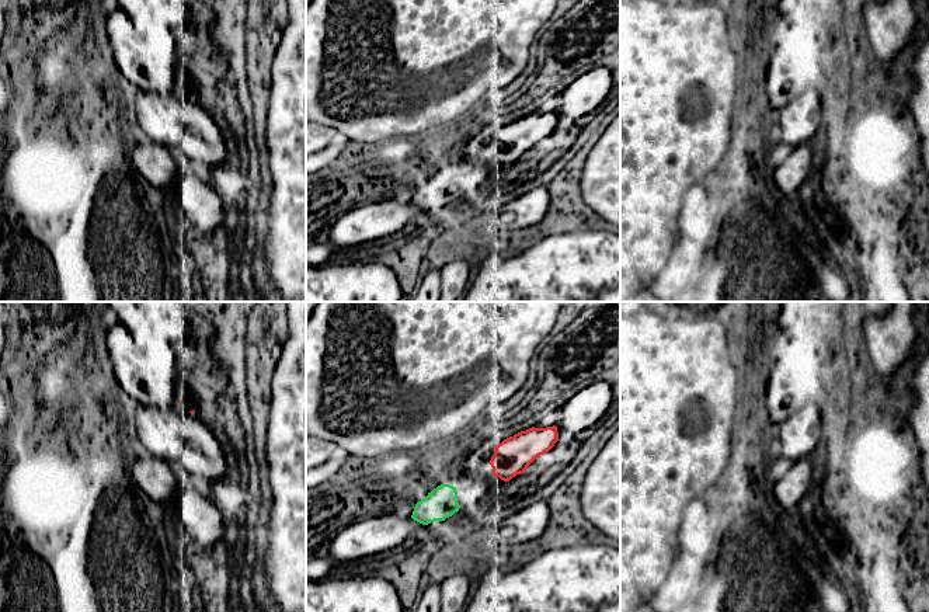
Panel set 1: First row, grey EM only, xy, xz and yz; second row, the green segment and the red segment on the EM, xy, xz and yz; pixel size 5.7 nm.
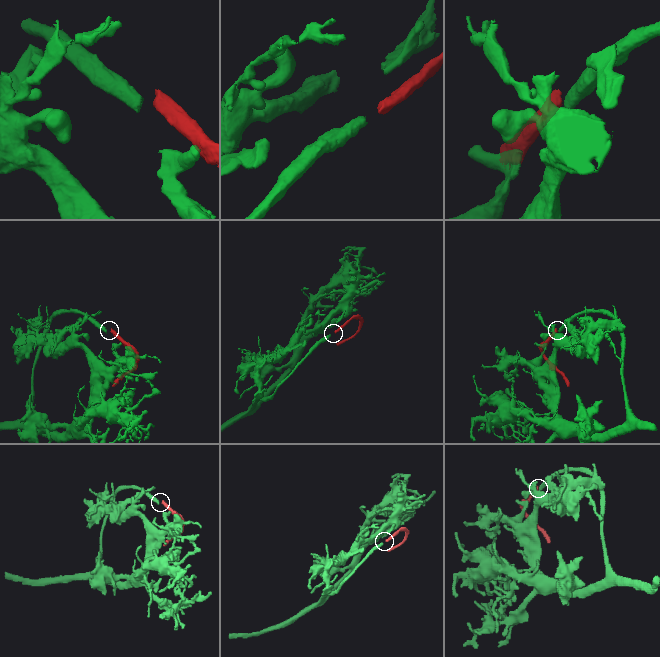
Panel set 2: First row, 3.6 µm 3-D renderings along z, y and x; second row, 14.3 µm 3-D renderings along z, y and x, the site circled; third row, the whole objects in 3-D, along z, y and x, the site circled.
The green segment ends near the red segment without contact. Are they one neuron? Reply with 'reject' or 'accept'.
reject

